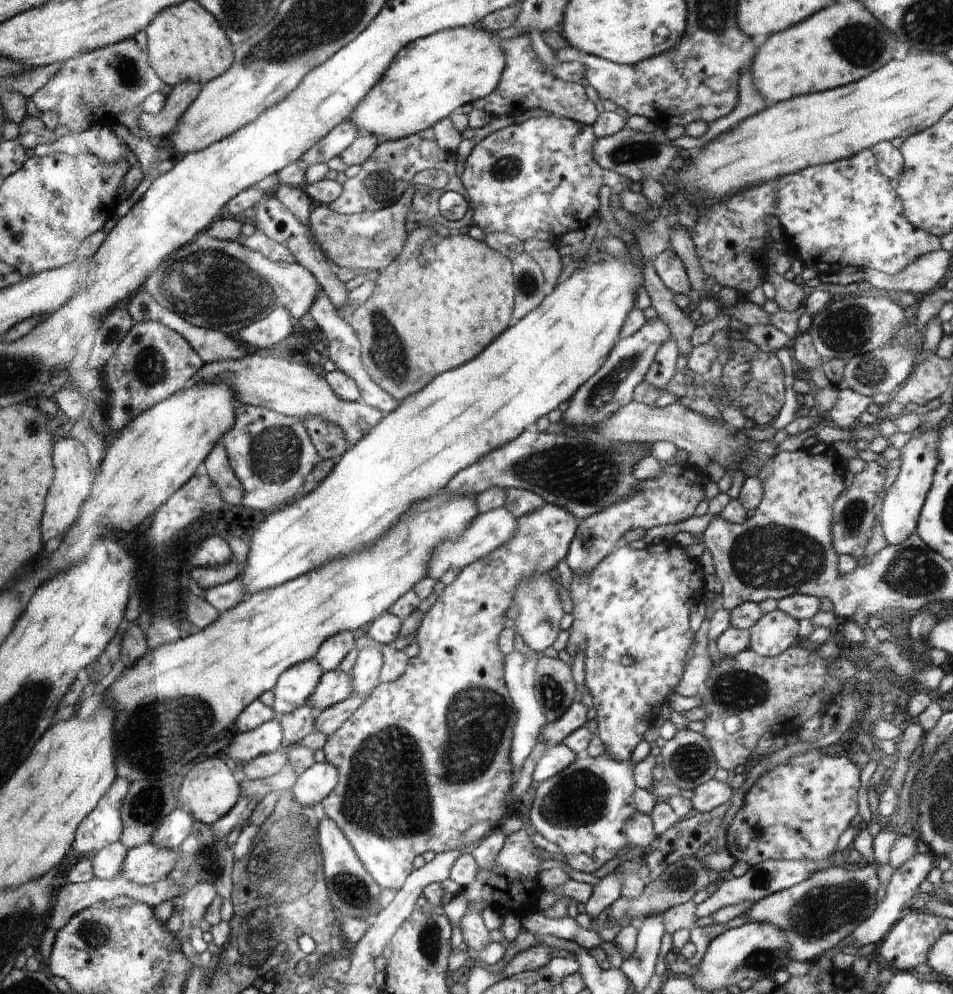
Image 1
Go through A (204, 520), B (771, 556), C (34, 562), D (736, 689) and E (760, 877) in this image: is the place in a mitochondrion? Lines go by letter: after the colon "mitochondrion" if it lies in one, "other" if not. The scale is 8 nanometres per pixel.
A: other
B: mitochondrion
C: other
D: mitochondrion
E: other

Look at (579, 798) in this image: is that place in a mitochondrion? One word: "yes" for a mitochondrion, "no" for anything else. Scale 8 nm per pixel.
yes

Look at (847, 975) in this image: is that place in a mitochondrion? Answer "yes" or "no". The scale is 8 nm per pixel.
no

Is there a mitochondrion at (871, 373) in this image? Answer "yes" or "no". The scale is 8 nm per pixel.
yes

